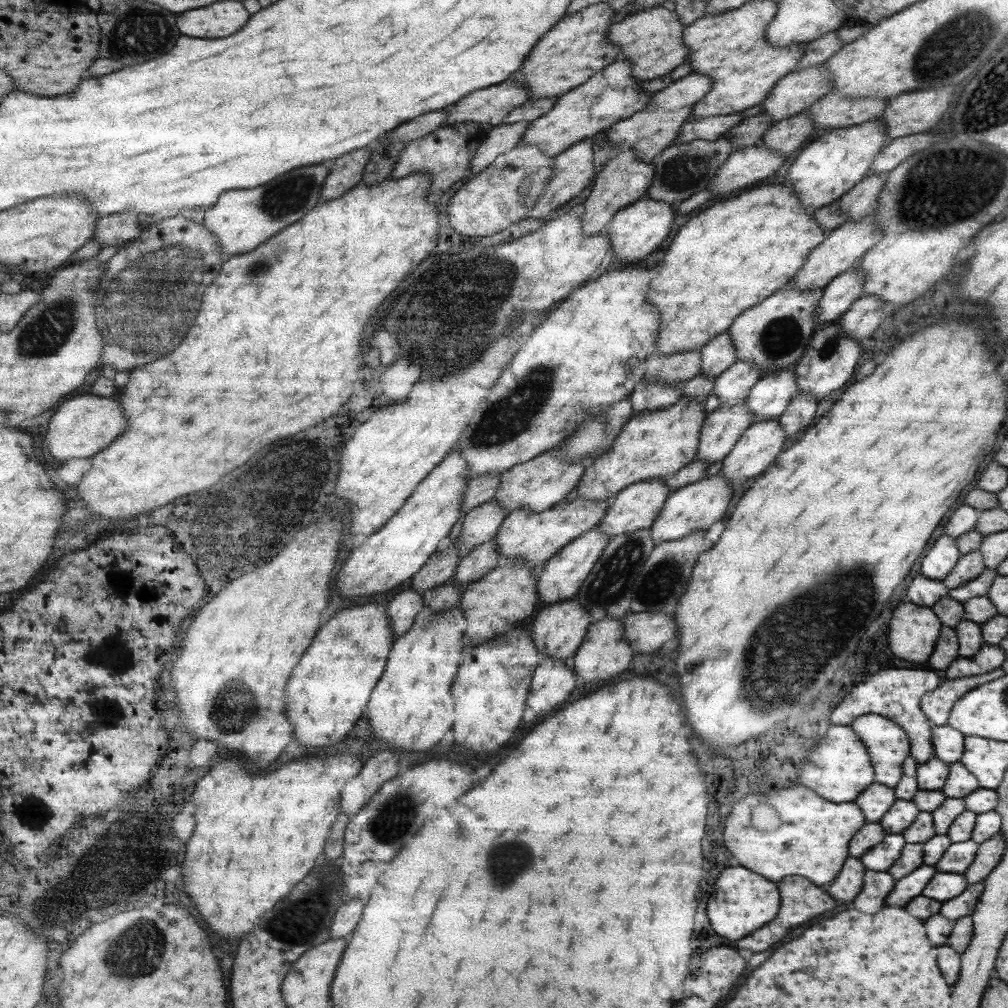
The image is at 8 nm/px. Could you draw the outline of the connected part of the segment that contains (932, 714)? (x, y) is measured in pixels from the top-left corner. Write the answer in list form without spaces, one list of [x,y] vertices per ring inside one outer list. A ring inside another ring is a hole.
[[[997,668],[996,670],[978,676],[947,679],[934,692],[928,692],[923,697],[922,710],[930,718],[934,726],[946,725],[948,724],[948,718],[950,717],[952,708],[962,699],[962,696],[966,692],[979,688],[983,684],[996,680],[1004,675],[1006,675],[1004,670]]]

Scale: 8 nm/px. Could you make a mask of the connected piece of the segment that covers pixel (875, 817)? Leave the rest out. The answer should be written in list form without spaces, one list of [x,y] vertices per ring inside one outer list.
[[[874,782],[867,790],[864,790],[863,794],[860,794],[855,803],[863,810],[868,823],[878,823],[894,805],[896,799],[893,788]]]

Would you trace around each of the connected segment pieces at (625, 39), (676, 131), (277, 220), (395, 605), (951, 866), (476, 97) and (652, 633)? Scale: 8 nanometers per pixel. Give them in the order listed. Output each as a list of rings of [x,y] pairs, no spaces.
[[[656,6],[642,10],[642,12],[630,13],[620,22],[611,27],[611,42],[620,48],[619,60],[630,60],[634,80],[644,82],[658,77],[669,76],[675,68],[682,66],[688,60],[692,50],[684,41],[684,28],[676,12],[669,11],[665,7]]]
[[[693,73],[671,82],[667,88],[651,96],[651,103],[644,111],[638,111],[606,130],[605,135],[613,149],[611,152],[615,154],[629,149],[636,152],[640,160],[651,161],[678,140],[683,127],[695,112],[695,105],[711,93],[711,88],[711,77]]]
[[[327,163],[303,166],[256,188],[223,192],[218,202],[206,209],[203,224],[219,237],[223,252],[230,257],[252,252],[283,228],[298,223],[304,215],[320,206],[324,183],[331,172],[330,166]]]
[[[411,589],[403,591],[390,601],[387,608],[396,636],[402,636],[413,627],[416,615],[424,608],[423,594]]]
[[[972,839],[952,843],[934,867],[938,872],[963,874],[975,862],[979,848],[979,842]]]
[[[507,80],[505,83],[475,91],[470,96],[453,105],[446,115],[443,126],[456,122],[478,122],[497,127],[503,124],[504,117],[529,100],[530,93],[518,82]]]
[[[643,612],[629,613],[622,618],[624,632],[639,659],[654,656],[665,642],[677,636],[673,617],[674,614],[664,612]]]

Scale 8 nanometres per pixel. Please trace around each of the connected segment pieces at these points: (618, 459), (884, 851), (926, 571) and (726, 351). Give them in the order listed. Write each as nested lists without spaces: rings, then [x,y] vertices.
[[[681,396],[672,406],[633,413],[615,438],[616,442],[588,464],[586,474],[578,486],[579,498],[612,500],[631,484],[666,478],[696,460],[704,422],[707,420],[705,405],[704,402]]]
[[[900,833],[886,834],[882,842],[872,847],[860,860],[864,862],[866,868],[872,868],[876,872],[886,872],[898,860],[906,843]]]
[[[941,535],[936,543],[925,554],[920,572],[931,580],[944,581],[946,576],[950,575],[956,564],[962,558],[956,540],[948,535]]]
[[[728,332],[715,336],[699,350],[702,358],[699,374],[706,376],[706,378],[716,378],[738,360],[735,350]]]

